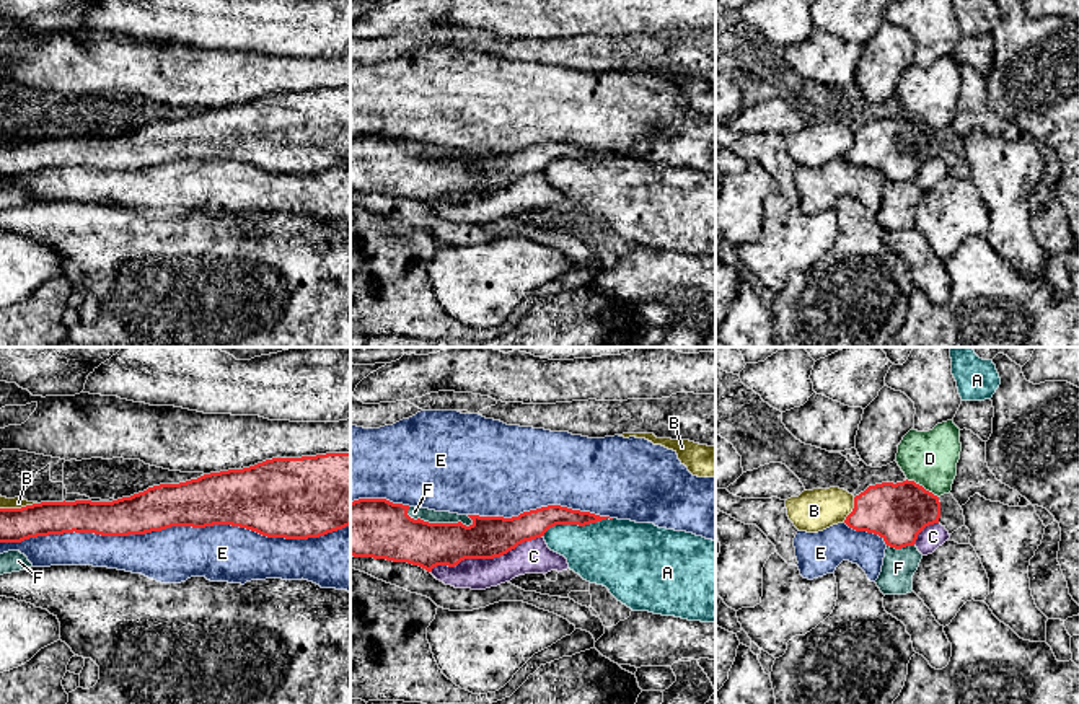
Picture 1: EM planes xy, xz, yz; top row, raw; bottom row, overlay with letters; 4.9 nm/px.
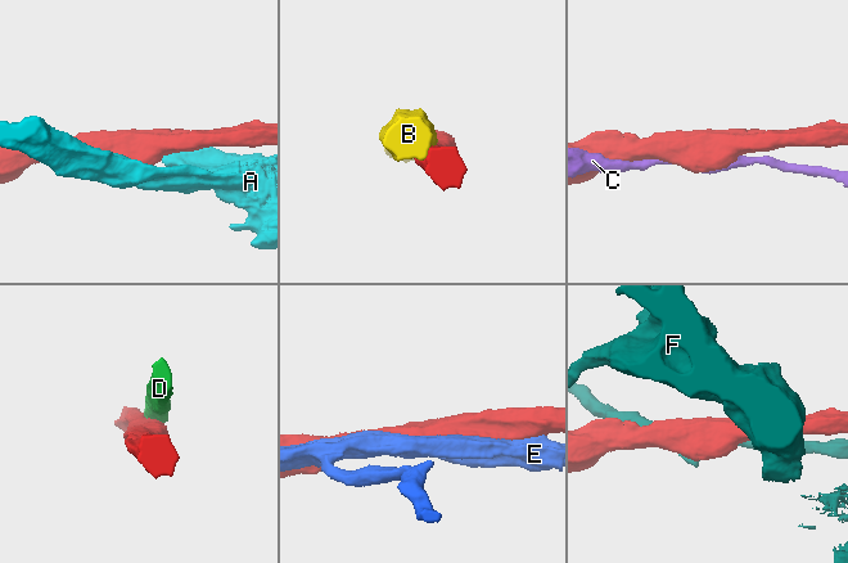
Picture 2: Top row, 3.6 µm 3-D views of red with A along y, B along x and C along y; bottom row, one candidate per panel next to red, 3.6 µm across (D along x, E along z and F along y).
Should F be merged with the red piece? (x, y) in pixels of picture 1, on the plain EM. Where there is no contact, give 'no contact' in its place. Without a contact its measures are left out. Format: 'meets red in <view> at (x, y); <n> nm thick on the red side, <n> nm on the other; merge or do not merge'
meets red in xz at (439, 158); 260 nm thick on the red side, 60 nm on the other; do not merge

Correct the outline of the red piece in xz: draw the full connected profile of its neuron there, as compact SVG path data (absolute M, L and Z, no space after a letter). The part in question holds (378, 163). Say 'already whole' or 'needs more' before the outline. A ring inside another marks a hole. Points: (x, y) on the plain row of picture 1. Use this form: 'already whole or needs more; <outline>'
already whole; M359 134L350 137L350 191L386 194L393 197L407 197L432 207L437 200L455 202L465 194L494 194L507 189L525 176L544 171L544 168L556 160L579 160L585 161L606 155L590 147L572 145L561 140L548 140L536 145L523 147L518 152L479 152L468 150L473 158L469 161L458 158L429 158L421 153L414 155L407 150L409 140L393 139L386 134Z

